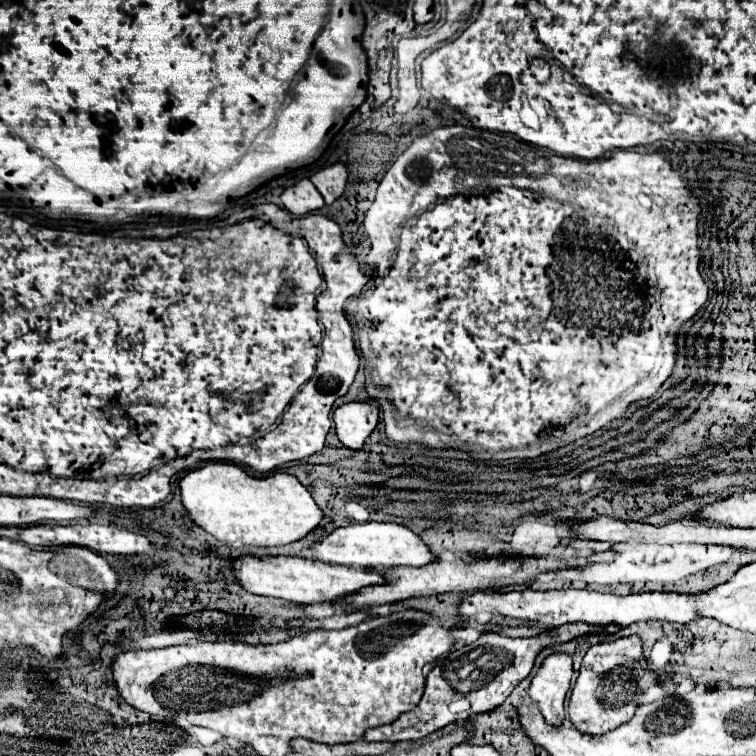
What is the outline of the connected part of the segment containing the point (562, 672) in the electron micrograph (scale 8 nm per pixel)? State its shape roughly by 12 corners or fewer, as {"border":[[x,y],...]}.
{"border":[[552,653],[528,697],[546,723],[560,727],[572,679],[572,657]]}

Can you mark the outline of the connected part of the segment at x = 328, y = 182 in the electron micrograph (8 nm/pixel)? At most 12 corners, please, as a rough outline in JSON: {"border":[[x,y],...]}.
{"border":[[334,163],[310,181],[332,205],[344,193],[346,167]]}

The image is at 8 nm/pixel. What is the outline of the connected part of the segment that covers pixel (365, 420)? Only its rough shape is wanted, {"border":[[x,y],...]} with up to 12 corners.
{"border":[[374,401],[334,411],[340,443],[360,451],[378,425]]}

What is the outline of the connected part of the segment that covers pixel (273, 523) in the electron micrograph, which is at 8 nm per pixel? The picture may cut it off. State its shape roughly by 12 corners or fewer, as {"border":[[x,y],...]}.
{"border":[[208,463],[180,489],[226,543],[286,545],[322,519],[288,473]]}

